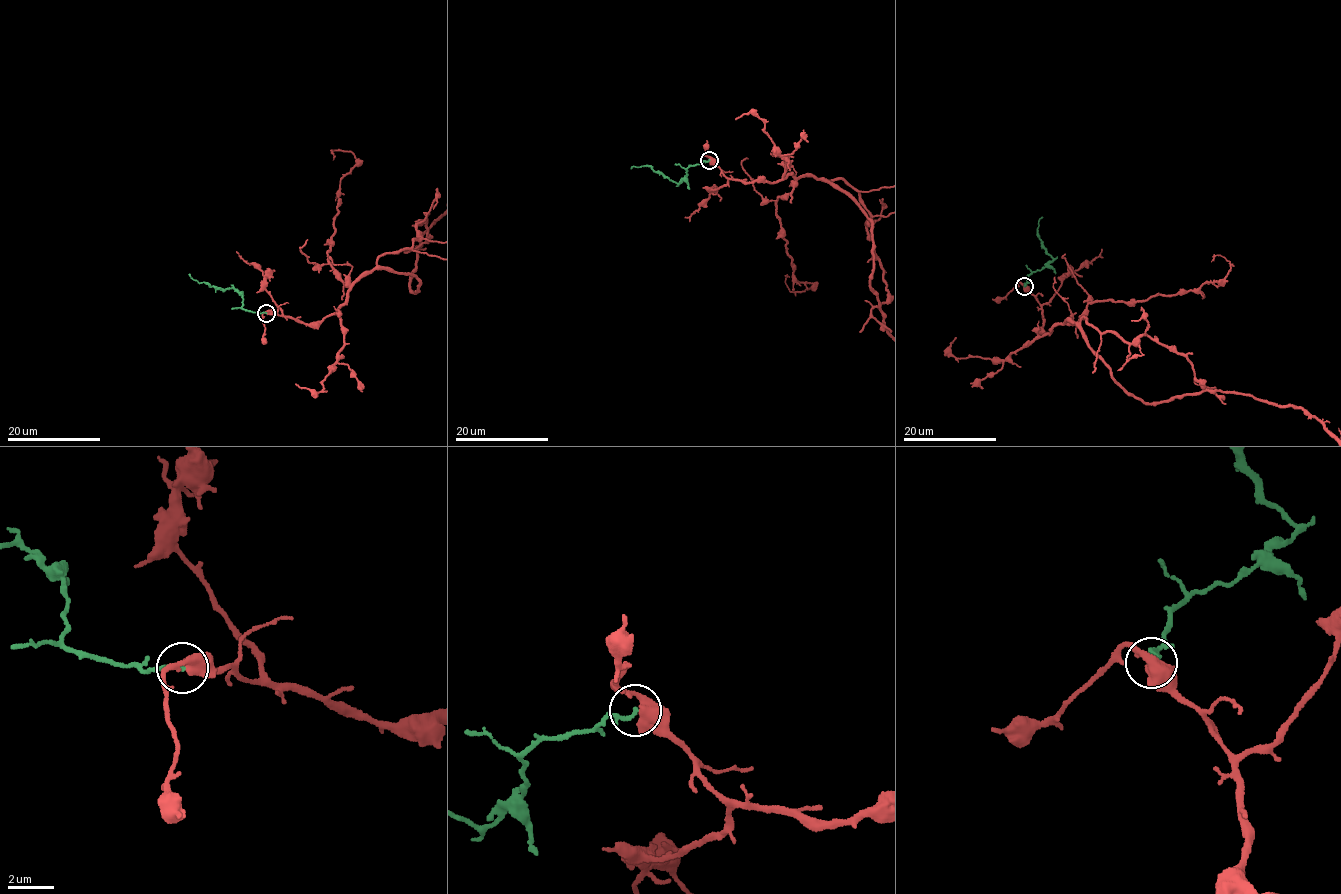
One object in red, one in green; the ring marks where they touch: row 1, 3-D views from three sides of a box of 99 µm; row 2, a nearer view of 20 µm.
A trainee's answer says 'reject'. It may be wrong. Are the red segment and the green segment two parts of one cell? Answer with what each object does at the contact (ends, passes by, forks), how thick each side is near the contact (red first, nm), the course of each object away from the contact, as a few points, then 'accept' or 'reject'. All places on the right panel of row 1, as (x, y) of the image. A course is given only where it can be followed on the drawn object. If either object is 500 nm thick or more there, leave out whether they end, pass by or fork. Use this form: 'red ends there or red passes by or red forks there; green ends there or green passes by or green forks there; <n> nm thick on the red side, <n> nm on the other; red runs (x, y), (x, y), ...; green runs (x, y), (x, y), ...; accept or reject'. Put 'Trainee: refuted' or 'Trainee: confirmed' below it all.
500 nm thick on the red side, 190 nm on the other; red runs (1025, 286), (1044, 333), (1068, 320), (1146, 402), (1220, 390), (1314, 416); green runs (1024, 285), (1027, 276), (1053, 259), (1037, 234), (1038, 221), (1042, 217); reject
Trainee: confirmed

